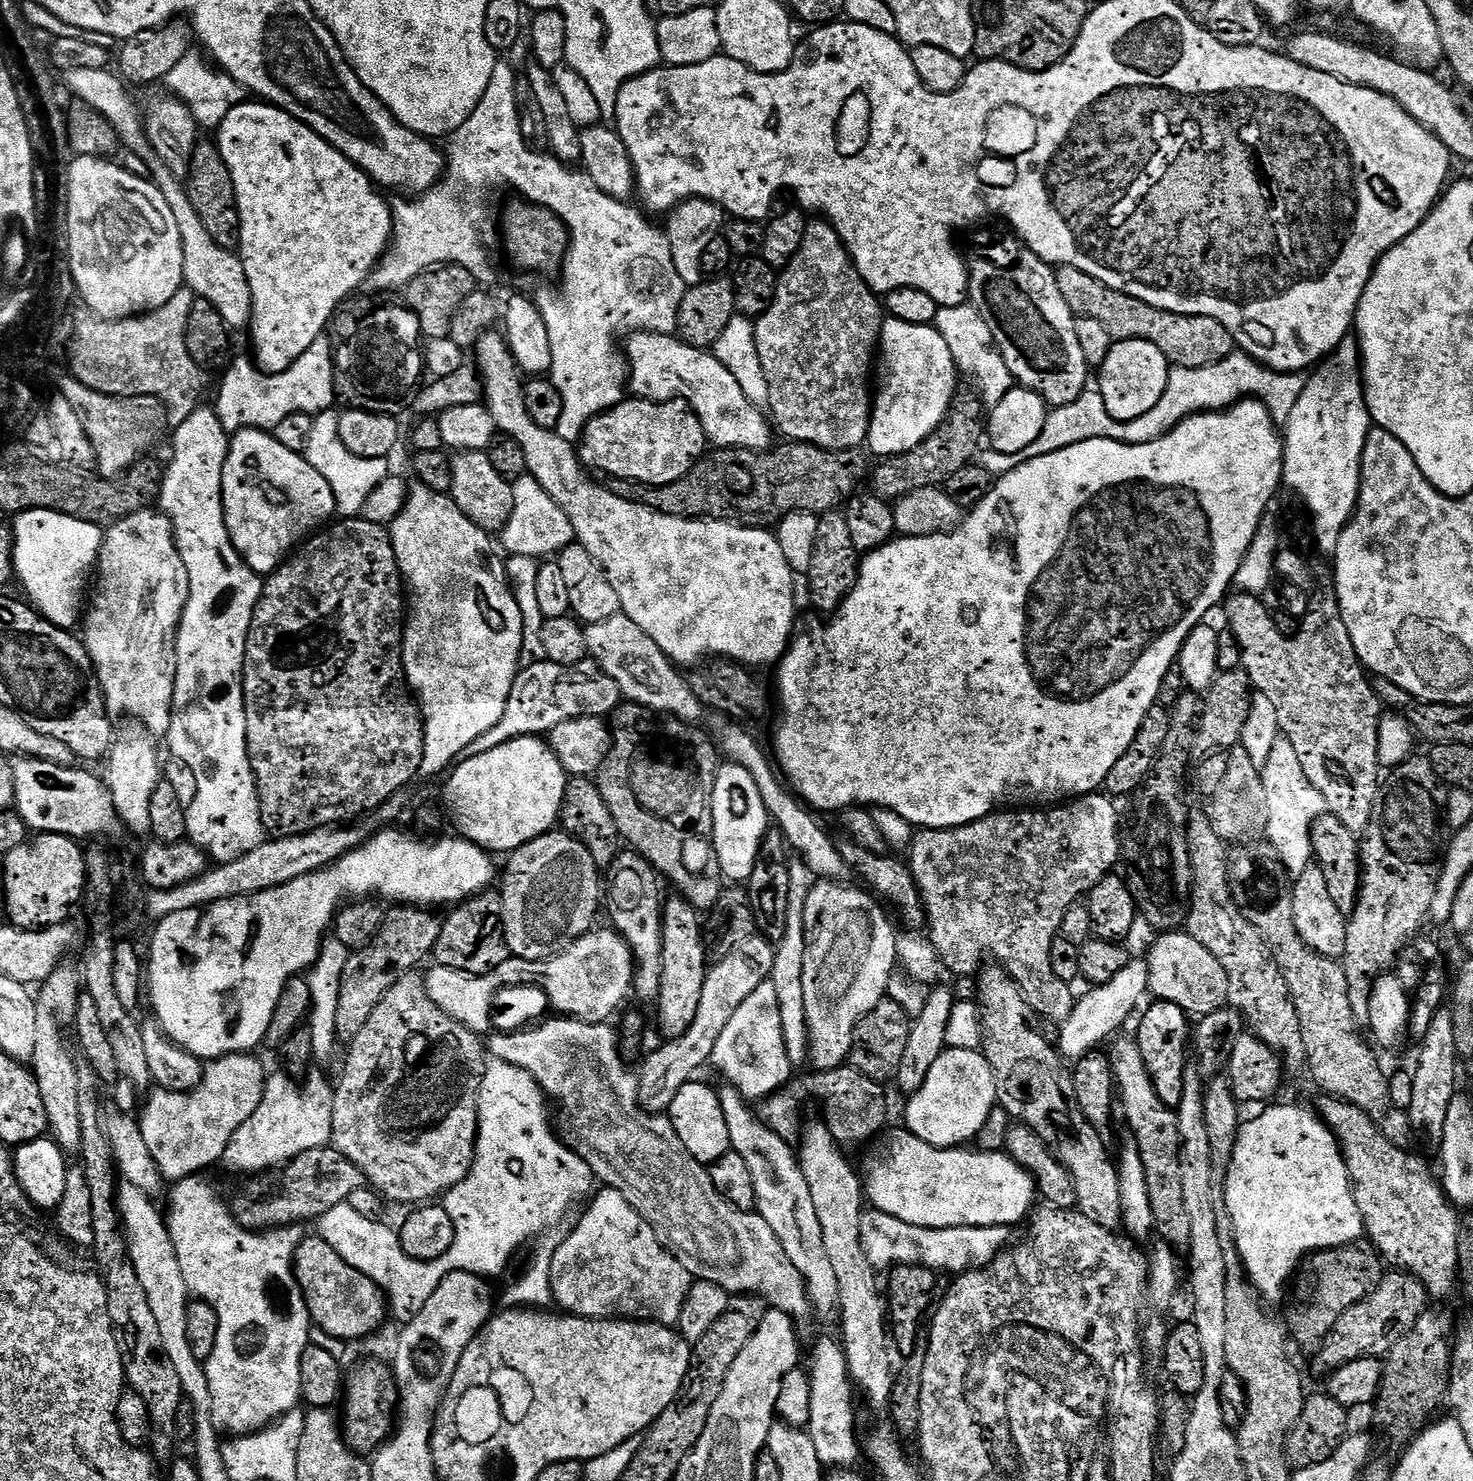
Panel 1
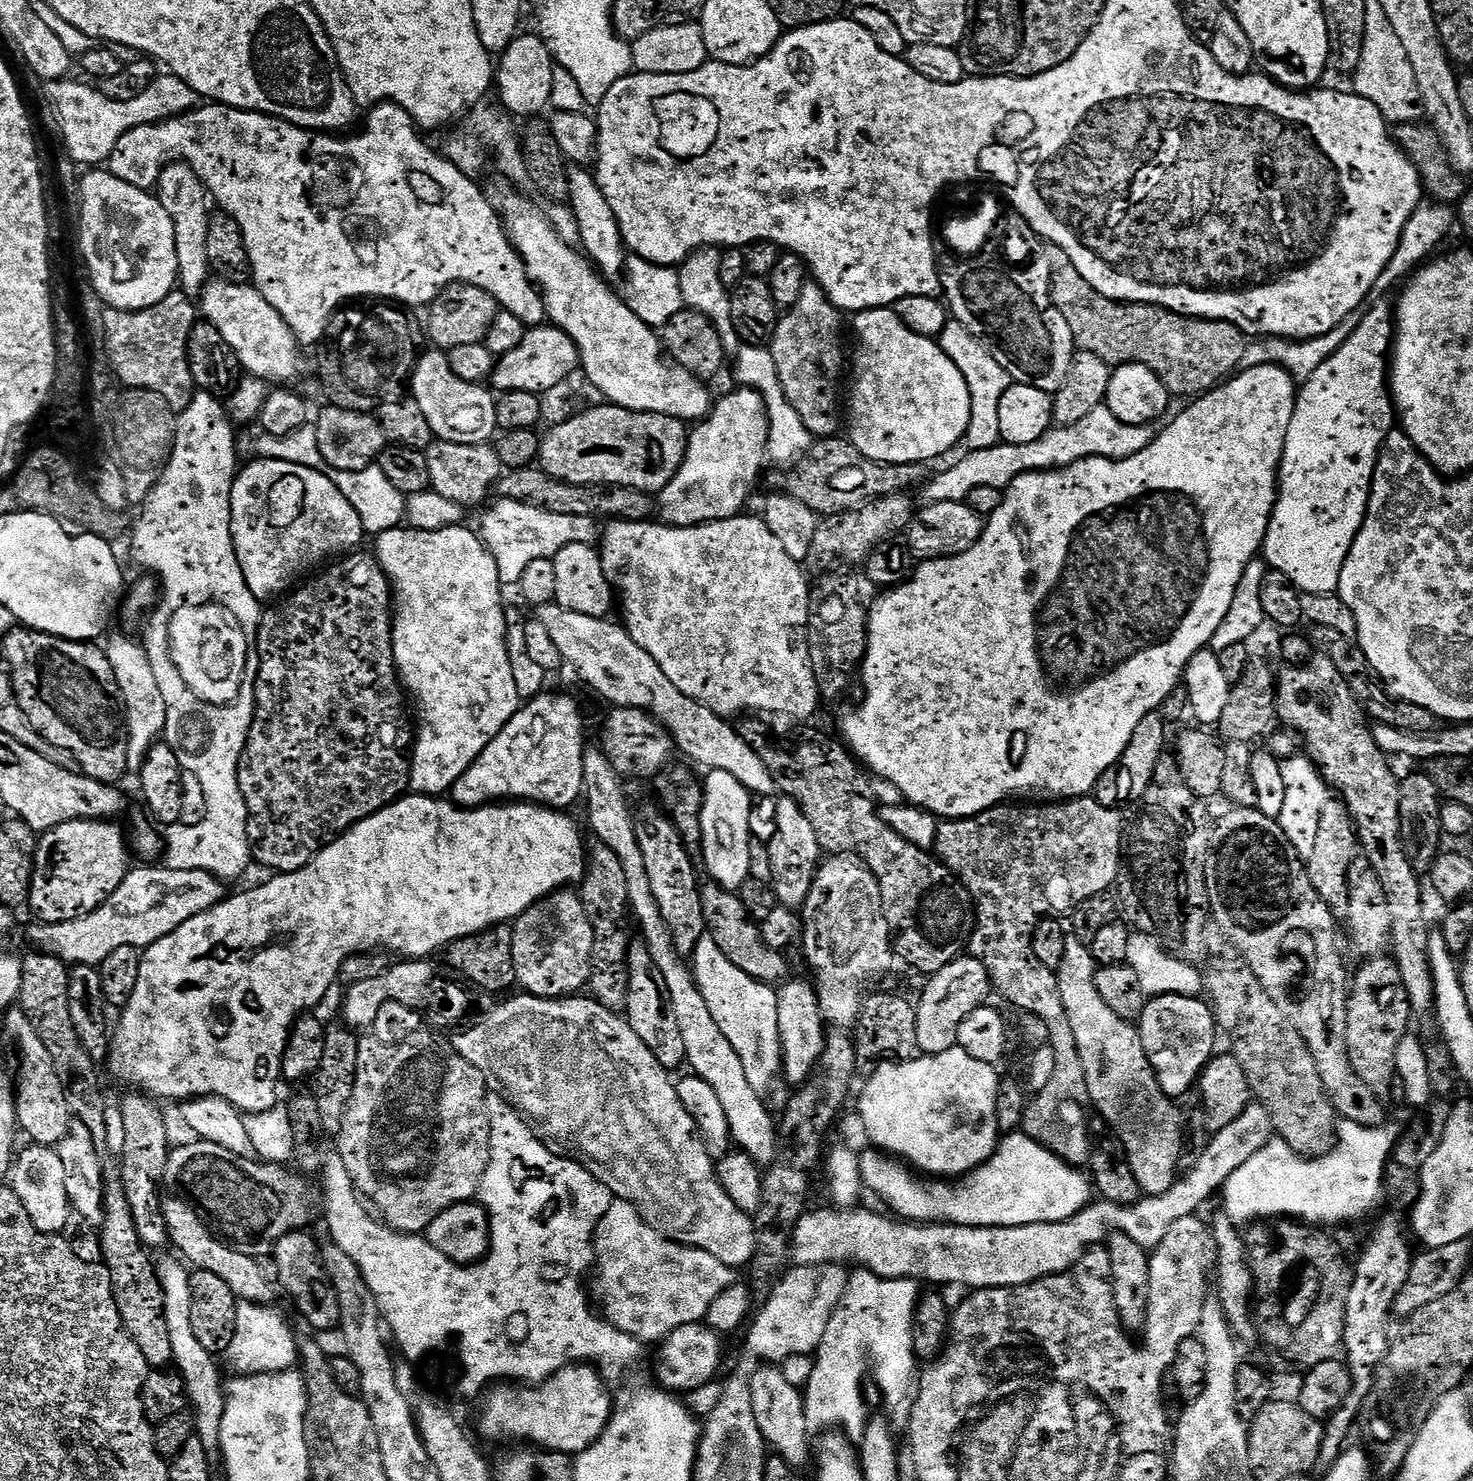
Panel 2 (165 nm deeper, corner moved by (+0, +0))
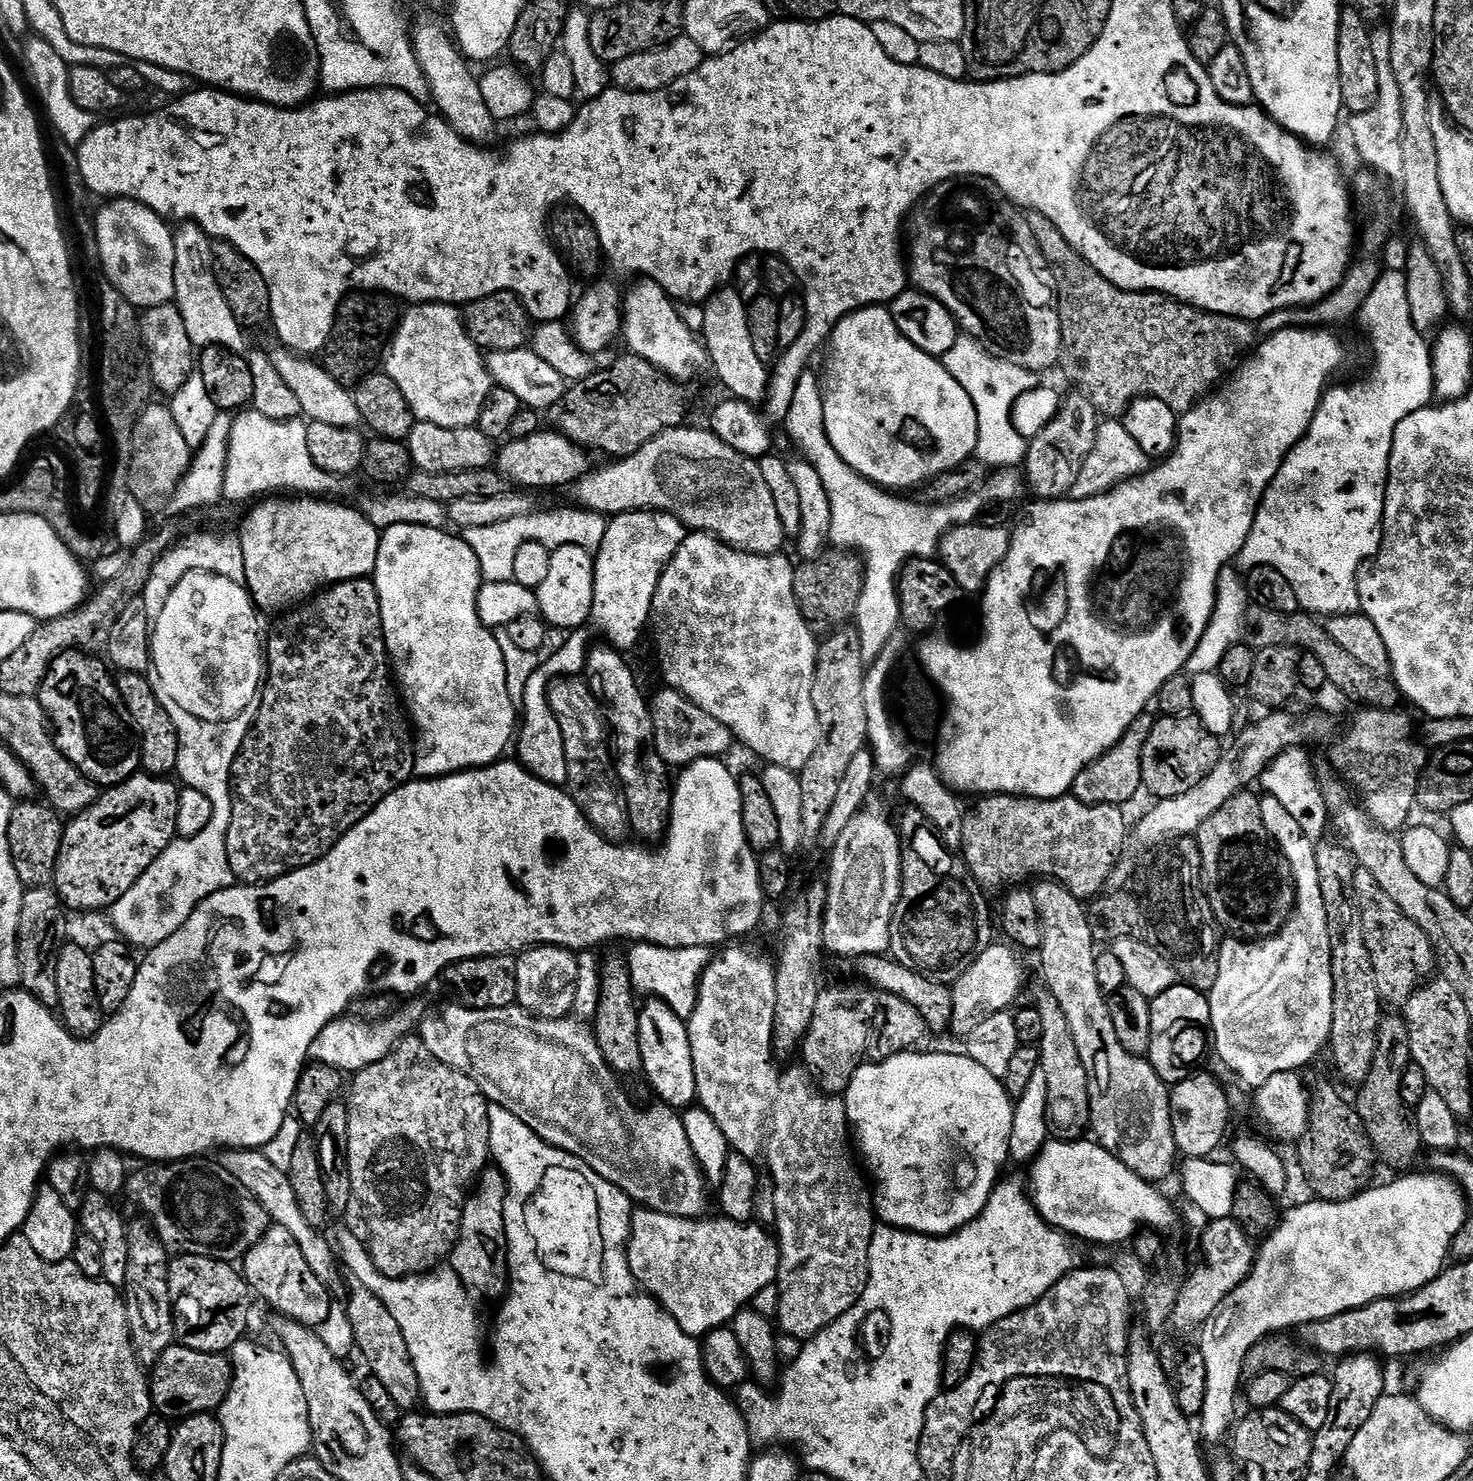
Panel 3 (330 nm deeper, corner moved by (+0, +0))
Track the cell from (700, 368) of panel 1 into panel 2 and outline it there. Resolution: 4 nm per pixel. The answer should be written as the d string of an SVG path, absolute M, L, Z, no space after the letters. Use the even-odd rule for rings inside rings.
M504 192L500 196L500 204L498 200L498 211L504 222L504 230L508 233L509 240L516 248L516 252L520 255L522 266L528 272L528 277L531 278L533 285L540 289L541 296L544 297L544 311L547 319L553 325L563 330L570 339L575 342L577 352L580 355L580 365L584 375L587 377L587 383L593 388L596 387L601 392L605 401L611 402L625 408L626 410L634 410L635 412L653 412L654 414L666 414L673 416L685 422L699 422L712 411L714 405L714 396L708 393L708 388L703 379L693 374L689 368L684 368L680 364L670 362L666 355L661 337L658 335L657 329L652 328L646 322L642 322L642 318L638 318L638 314L634 314L634 310L629 306L627 299L619 291L616 292L611 288L613 286L607 279L600 274L594 267L592 261L585 255L583 251L577 250L573 245L566 243L566 241L556 233L556 228L553 226L551 219L543 212L538 205L532 201L527 200L524 196L519 196L516 192Z

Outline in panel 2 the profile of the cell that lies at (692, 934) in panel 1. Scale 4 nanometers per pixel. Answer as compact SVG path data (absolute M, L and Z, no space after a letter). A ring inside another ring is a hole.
M655 807L635 809L636 837L638 846L642 849L642 859L646 862L646 874L650 878L650 887L658 902L658 910L662 910L662 918L666 918L666 926L672 935L672 945L679 956L688 958L696 951L698 942L706 934L700 897L702 880L701 877L696 877L693 853L680 837L676 823L663 807Z

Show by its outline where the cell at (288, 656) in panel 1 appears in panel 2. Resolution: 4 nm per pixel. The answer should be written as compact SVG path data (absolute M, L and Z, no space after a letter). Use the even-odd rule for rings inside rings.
M353 551L340 561L332 562L323 569L321 576L293 591L281 608L272 608L263 613L259 632L256 633L255 655L260 657L260 672L256 680L256 714L248 731L248 741L238 766L244 801L248 807L248 841L252 847L252 859L264 868L273 868L273 873L296 872L306 867L328 844L333 844L340 833L353 828L358 821L380 812L409 791L412 779L411 751L414 747L414 728L408 725L408 712L404 709L405 693L402 691L396 671L394 646L392 645L392 622L394 619L394 589L388 583L384 567L371 551Z

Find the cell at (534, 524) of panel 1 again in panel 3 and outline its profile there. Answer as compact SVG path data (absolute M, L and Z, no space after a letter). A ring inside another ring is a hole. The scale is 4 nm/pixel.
M574 506L564 510L533 511L509 521L494 523L492 526L465 529L462 538L474 550L478 558L481 577L484 582L504 583L513 581L515 555L518 547L528 541L546 546L547 549L560 549L564 545L580 546L588 552L595 553L605 538L607 517L601 512L592 512Z

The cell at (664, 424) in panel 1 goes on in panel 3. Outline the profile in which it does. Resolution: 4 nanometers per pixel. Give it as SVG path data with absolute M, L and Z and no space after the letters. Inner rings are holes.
M541 430L525 440L509 439L504 446L505 448L501 452L499 449L495 457L495 467L509 485L519 486L524 490L560 488L563 484L572 486L590 471L589 453L555 430Z

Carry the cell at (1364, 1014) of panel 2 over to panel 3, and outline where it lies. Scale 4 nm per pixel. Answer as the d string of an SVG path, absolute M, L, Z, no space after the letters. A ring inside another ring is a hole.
M1396 1014L1396 1016L1388 1016L1385 1015L1383 1019L1380 1021L1380 1033L1378 1034L1378 1046L1376 1047L1376 1053L1374 1054L1374 1062L1370 1066L1370 1074L1366 1074L1366 1078L1364 1079L1363 1084L1359 1085L1358 1091L1360 1092L1356 1096L1356 1100L1354 1099L1354 1107L1356 1113L1360 1115L1362 1118L1362 1126L1366 1130L1366 1134L1370 1138L1370 1142L1372 1143L1372 1147L1379 1159L1381 1161L1385 1160L1386 1163L1389 1164L1392 1168L1406 1168L1402 1170L1408 1170L1412 1167L1411 1164L1415 1162L1416 1155L1419 1152L1422 1152L1422 1141L1420 1139L1420 1131L1418 1130L1418 1126L1416 1125L1416 1117L1410 1111L1408 1106L1405 1102L1402 1102L1402 1095L1401 1095L1401 1085L1402 1085L1402 1076L1403 1072L1406 1070L1408 1064L1412 1063L1412 1051L1410 1050L1410 1034L1408 1033L1408 1024L1405 1022L1403 1015Z

